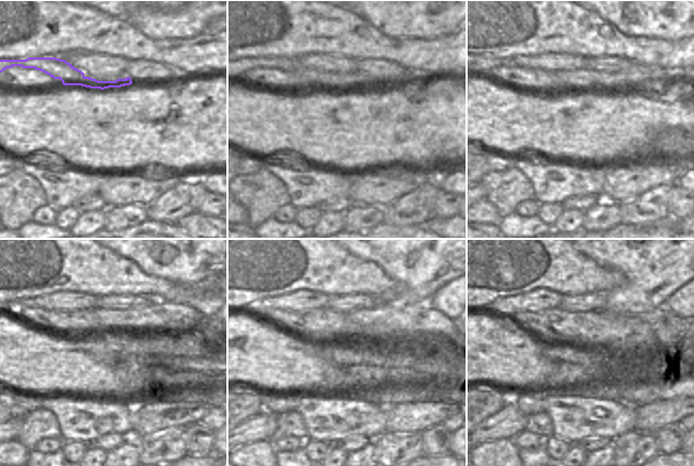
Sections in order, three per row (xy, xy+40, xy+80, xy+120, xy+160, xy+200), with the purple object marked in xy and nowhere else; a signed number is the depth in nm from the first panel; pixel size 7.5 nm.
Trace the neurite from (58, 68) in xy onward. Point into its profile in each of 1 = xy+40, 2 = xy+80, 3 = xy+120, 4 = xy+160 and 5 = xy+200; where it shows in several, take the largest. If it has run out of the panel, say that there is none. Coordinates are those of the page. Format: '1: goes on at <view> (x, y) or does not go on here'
1: goes on at xy+40 (330, 80)
2: goes on at xy+80 (637, 77)
3: goes on at xy+120 (166, 318)
4: goes on at xy+160 (414, 317)
5: goes on at xy+200 (656, 317)

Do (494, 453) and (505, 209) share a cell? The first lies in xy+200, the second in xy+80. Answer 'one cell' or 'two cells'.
two cells

